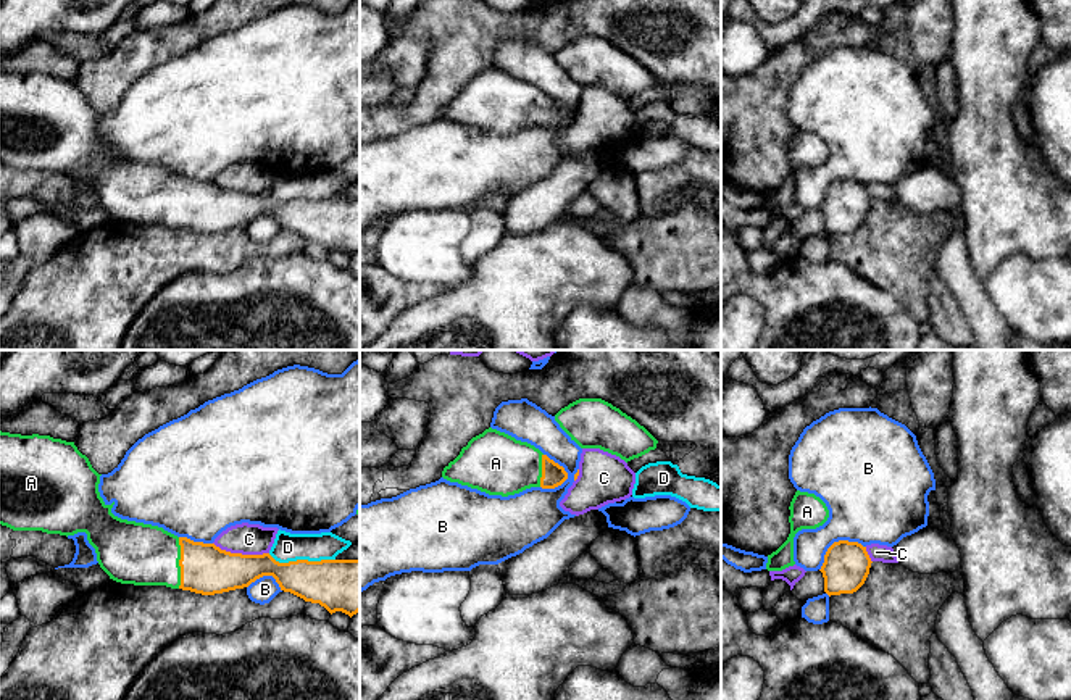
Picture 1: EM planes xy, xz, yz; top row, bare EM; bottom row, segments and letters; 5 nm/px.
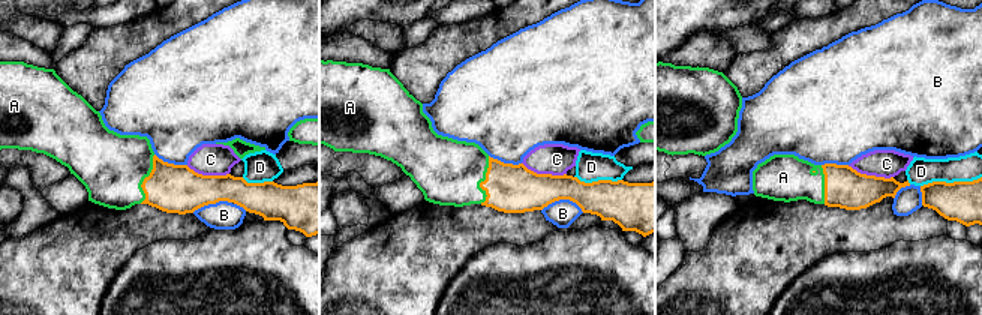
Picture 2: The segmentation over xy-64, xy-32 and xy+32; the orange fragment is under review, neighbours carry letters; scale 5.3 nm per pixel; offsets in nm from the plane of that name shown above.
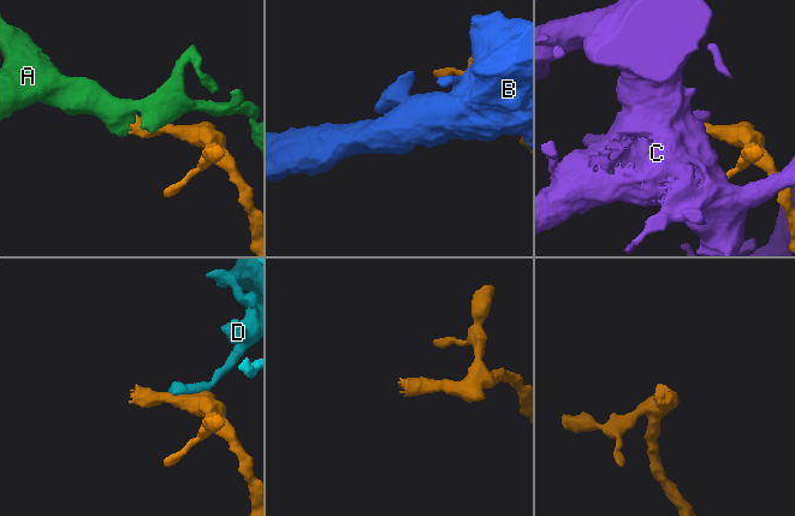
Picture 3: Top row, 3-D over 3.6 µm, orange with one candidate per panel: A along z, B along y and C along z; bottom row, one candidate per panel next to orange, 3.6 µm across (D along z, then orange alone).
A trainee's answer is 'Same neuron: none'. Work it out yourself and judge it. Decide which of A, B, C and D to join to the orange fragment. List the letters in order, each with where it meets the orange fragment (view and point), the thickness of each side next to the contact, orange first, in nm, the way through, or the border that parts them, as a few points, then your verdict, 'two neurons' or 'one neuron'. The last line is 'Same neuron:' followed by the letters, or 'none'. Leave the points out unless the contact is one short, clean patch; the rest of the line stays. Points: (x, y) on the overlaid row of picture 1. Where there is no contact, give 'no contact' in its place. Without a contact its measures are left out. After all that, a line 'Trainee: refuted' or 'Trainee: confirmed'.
A: contact xy (179, 563); calibres 240 and 300 nm; way xy (205, 568), (179, 563), (142, 552), (131, 552); one neuron
B: contact yz (836, 542); calibres 220 and 400 nm; two neurons
C: contact xy (241, 554); calibres 240 and 160 nm; two neurons
D: contact xy (302, 560); calibres 260 and 140 nm; two neurons
Same neuron: A
Trainee: refuted

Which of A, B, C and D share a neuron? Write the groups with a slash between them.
A / B / C / D

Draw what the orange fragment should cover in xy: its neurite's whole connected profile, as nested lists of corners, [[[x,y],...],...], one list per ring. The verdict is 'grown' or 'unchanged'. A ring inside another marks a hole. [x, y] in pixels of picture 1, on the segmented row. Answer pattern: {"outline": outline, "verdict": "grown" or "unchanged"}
{"outline": [[[0,431],[0,524],[13,531],[42,531],[66,537],[85,532],[100,568],[121,584],[166,585],[215,595],[273,576],[281,590],[319,603],[331,615],[342,611],[352,618],[360,611],[360,560],[279,563],[269,553],[231,553],[215,544],[177,537],[158,526],[121,519],[111,513],[115,502],[106,505],[100,497],[100,476],[74,442]]], "verdict": "grown"}

